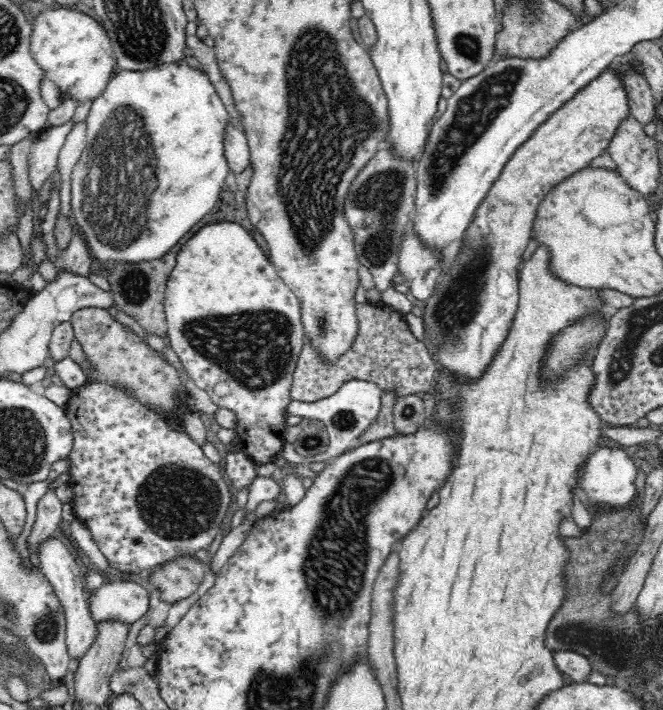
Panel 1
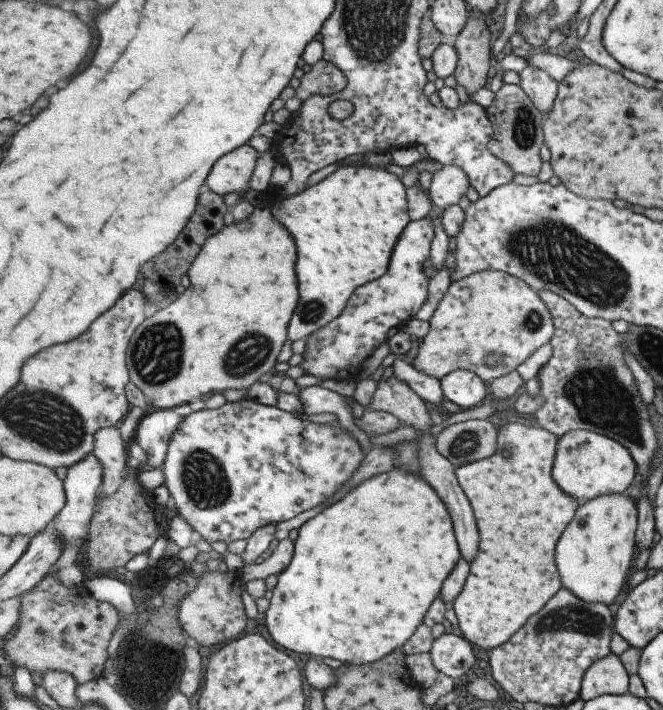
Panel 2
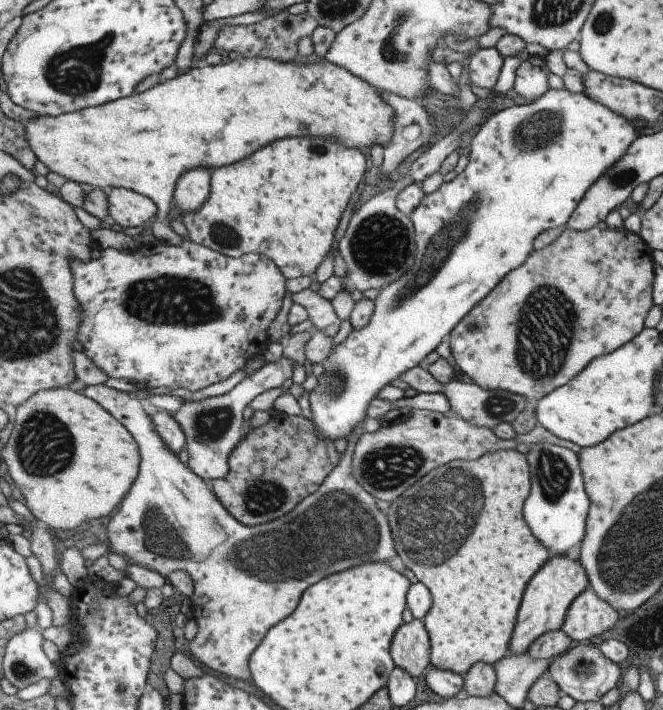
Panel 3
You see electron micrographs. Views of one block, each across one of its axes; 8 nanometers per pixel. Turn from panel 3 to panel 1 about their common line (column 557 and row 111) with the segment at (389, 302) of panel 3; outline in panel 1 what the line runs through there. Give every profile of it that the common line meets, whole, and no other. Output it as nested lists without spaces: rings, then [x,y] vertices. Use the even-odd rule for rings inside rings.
[[[184,59],[144,70],[117,70],[105,88],[105,92],[92,104],[90,114],[84,122],[87,125],[86,148],[80,161],[71,172],[71,209],[77,230],[86,238],[88,249],[101,262],[159,259],[160,256],[170,252],[172,246],[176,246],[176,242],[184,234],[188,234],[192,230],[192,226],[214,208],[214,204],[218,204],[222,186],[225,184],[224,180],[230,171],[225,158],[225,148],[231,121],[215,86],[204,71],[191,68]]]

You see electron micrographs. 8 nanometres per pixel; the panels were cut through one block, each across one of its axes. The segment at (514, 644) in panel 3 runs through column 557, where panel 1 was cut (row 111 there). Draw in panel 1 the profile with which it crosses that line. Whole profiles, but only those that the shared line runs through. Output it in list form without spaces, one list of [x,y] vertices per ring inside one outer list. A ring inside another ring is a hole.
[[[634,57],[623,59],[625,66],[608,68],[600,73],[590,84],[556,110],[524,144],[514,152],[507,162],[503,173],[487,192],[487,198],[479,206],[461,247],[452,263],[442,269],[442,279],[436,292],[426,301],[423,310],[423,324],[427,327],[431,343],[435,347],[432,355],[452,373],[460,377],[476,378],[485,372],[488,360],[496,354],[496,348],[504,342],[504,332],[512,324],[516,312],[518,288],[516,288],[516,268],[520,268],[522,252],[526,250],[530,236],[533,236],[535,218],[538,216],[540,203],[558,183],[580,170],[587,169],[592,160],[606,153],[612,138],[630,116],[629,98],[626,89],[626,74],[633,72],[643,76],[643,65]]]

